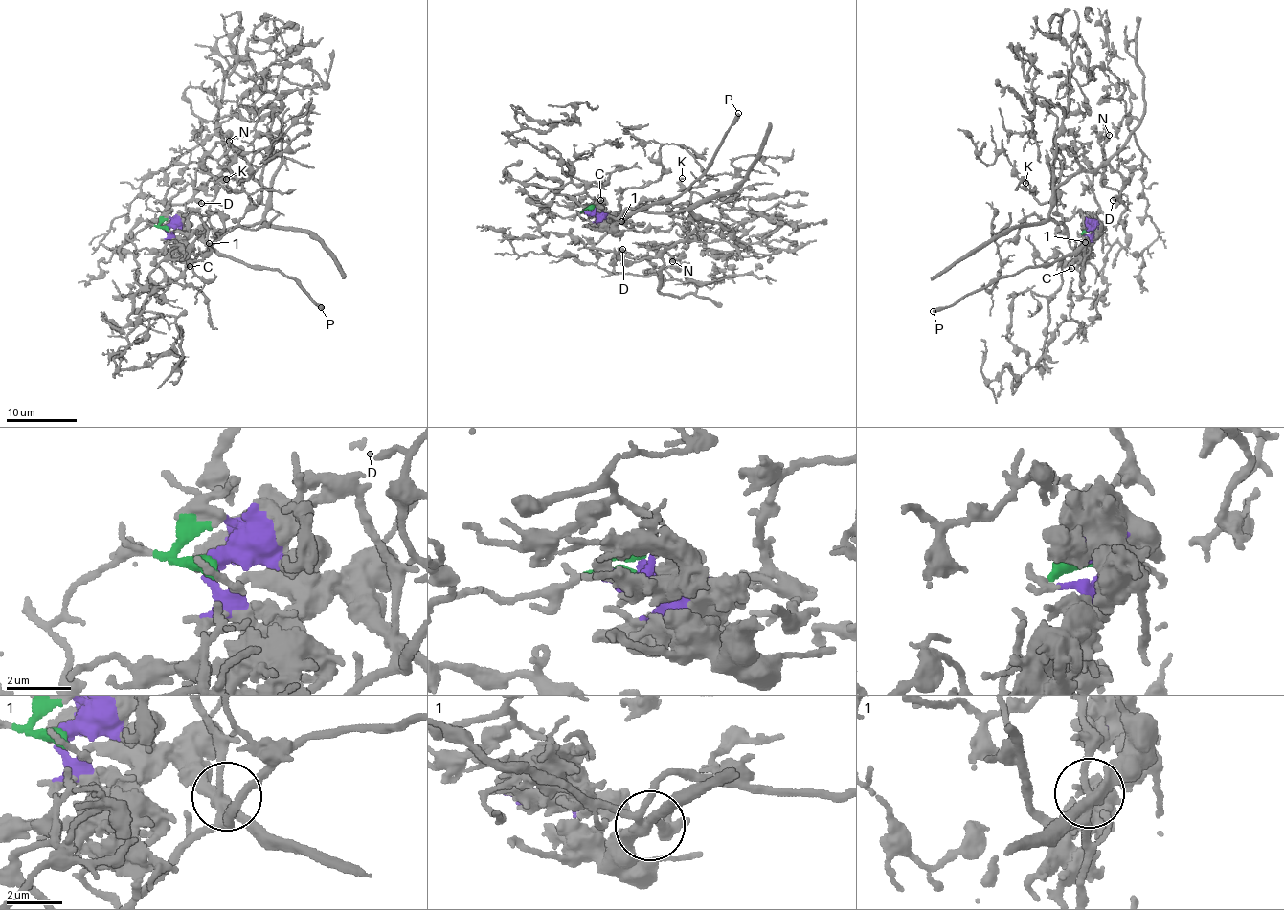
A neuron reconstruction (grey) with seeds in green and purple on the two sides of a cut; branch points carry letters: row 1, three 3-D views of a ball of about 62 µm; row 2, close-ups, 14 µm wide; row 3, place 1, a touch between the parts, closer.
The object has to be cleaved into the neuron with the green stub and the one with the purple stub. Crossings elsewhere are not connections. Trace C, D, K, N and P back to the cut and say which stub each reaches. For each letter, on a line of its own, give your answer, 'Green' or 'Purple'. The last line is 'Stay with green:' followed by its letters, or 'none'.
C: Purple
D: Green
K: Green
N: Green
P: Purple
Stay with green: D, K, N

